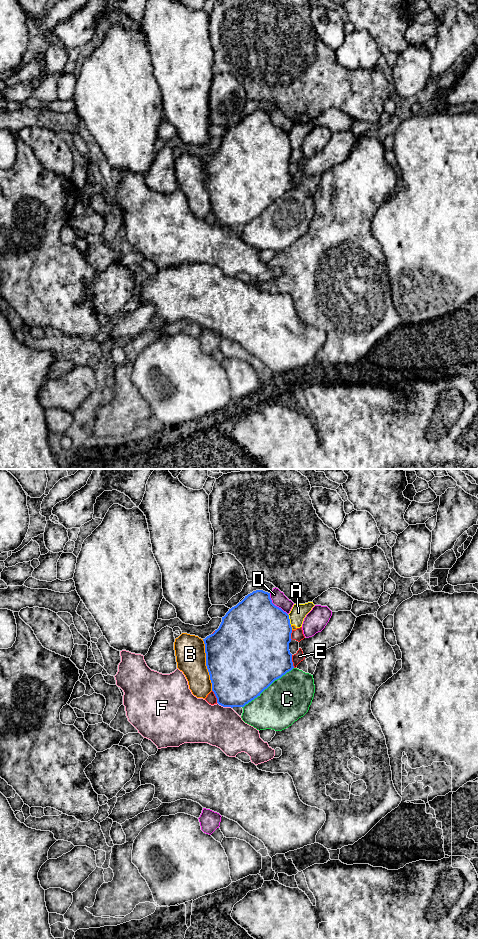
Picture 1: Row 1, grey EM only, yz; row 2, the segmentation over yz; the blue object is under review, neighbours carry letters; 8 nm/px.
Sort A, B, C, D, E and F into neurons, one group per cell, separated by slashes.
A B / C / D / E / F

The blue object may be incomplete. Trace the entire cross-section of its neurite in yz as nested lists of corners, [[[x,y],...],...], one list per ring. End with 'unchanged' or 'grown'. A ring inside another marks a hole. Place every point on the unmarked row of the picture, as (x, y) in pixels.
[[[256,110],[229,129],[217,150],[205,159],[206,186],[217,223],[244,227],[294,186],[289,170],[292,147],[289,135],[275,126],[270,113]]] | unchanged

